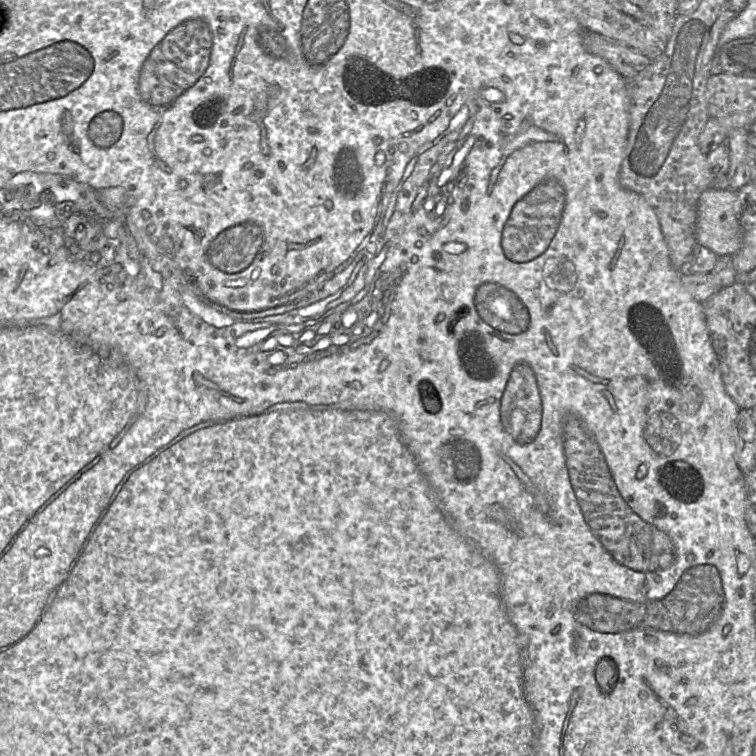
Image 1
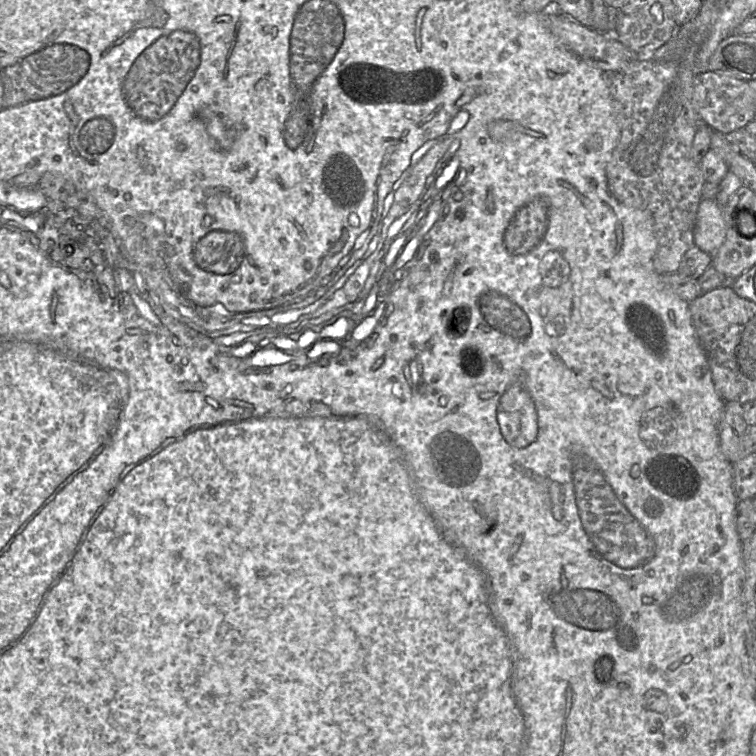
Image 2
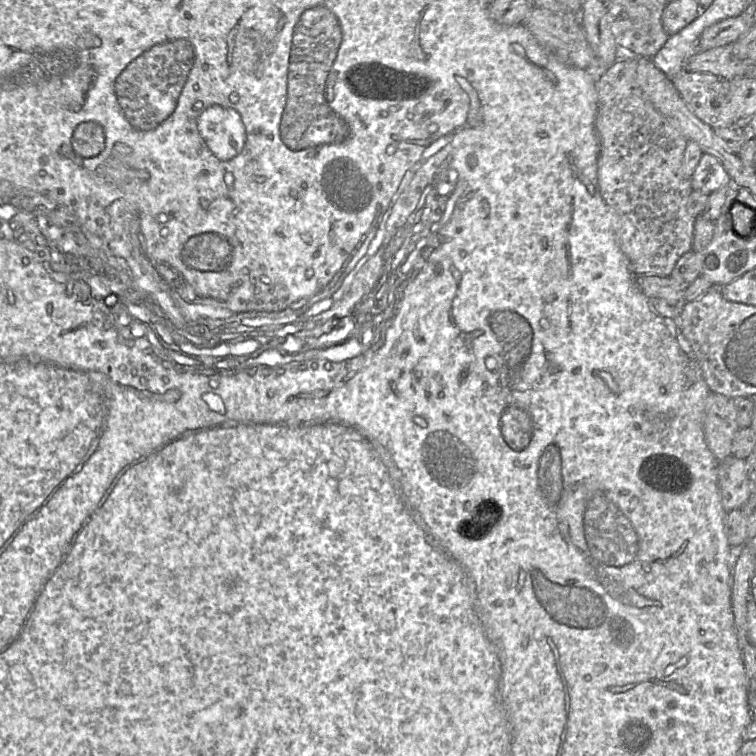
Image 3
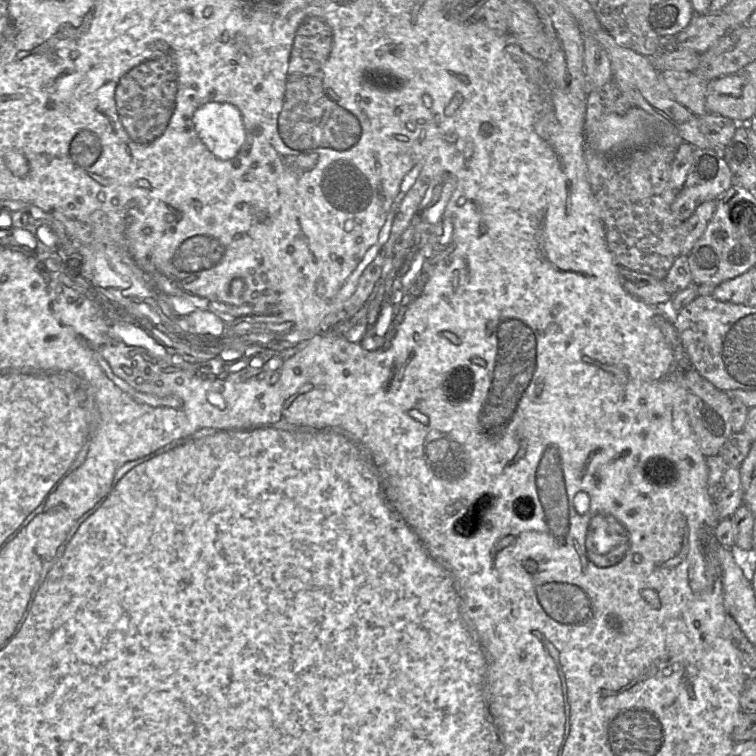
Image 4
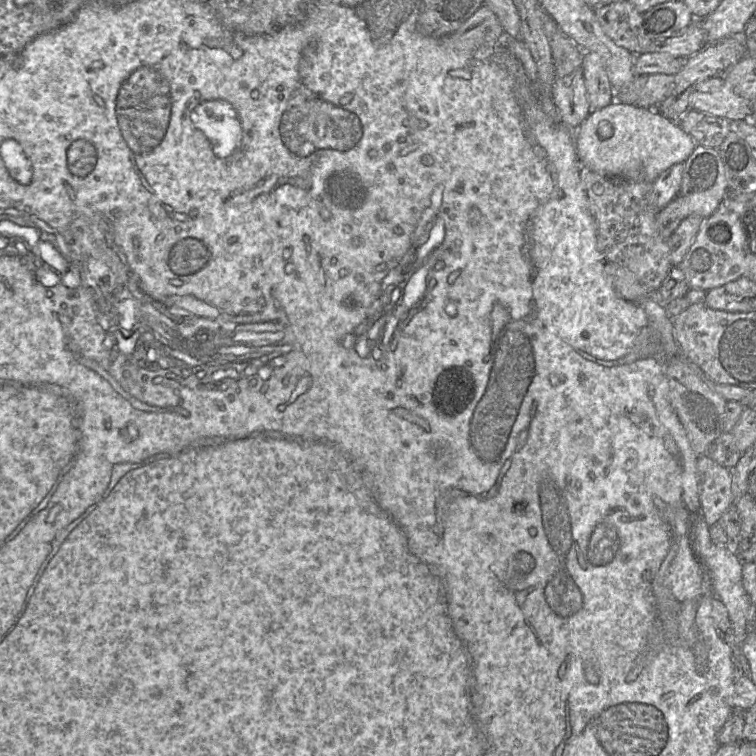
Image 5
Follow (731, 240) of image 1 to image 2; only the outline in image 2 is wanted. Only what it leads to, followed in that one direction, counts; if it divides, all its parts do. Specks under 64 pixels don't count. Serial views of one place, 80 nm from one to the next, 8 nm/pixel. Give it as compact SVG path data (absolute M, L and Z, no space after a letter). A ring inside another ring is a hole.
M702 199L698 206L694 228L694 244L713 256L723 244L725 236L723 208L715 199Z

